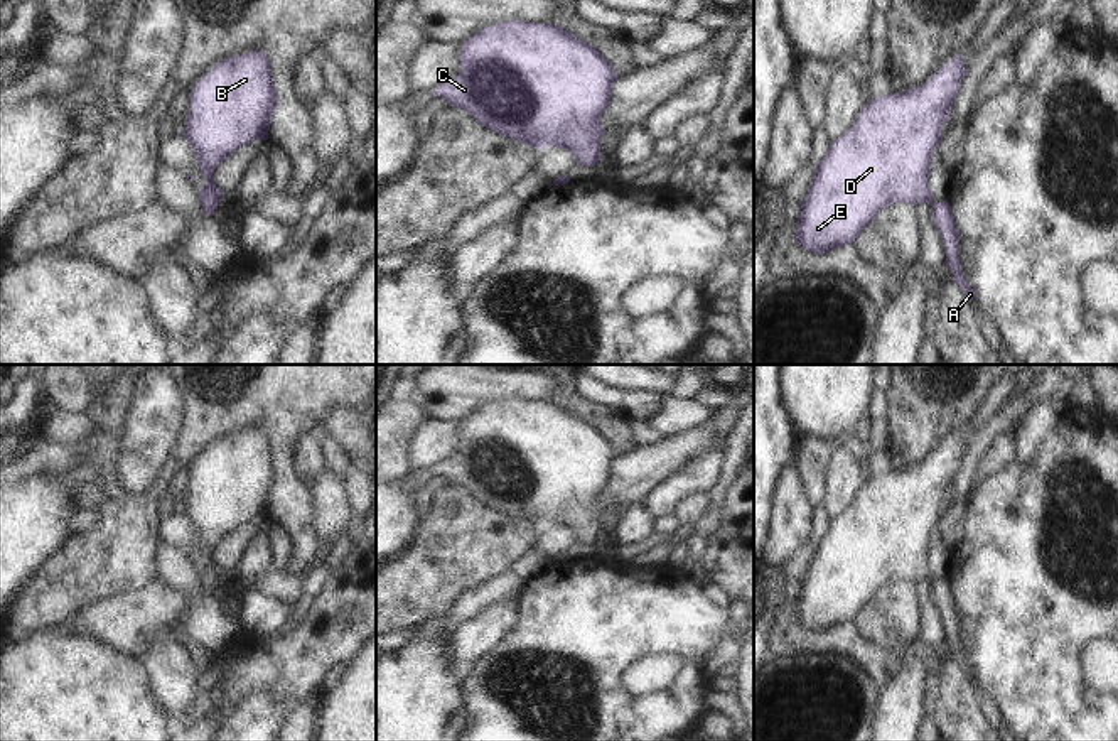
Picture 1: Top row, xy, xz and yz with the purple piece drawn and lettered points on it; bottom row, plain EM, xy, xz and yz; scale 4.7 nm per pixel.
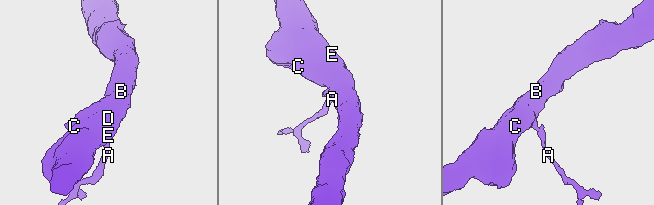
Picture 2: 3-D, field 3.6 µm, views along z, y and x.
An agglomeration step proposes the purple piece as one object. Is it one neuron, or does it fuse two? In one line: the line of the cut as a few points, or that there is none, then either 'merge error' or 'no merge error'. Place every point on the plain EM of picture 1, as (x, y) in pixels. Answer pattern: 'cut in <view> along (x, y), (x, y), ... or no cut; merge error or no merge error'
no cut; no merge error

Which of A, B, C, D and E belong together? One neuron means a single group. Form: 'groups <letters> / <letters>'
groups A B C D E

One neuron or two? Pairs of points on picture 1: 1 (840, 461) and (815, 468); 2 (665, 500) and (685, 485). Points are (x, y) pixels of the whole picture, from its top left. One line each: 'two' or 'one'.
1: two
2: one

